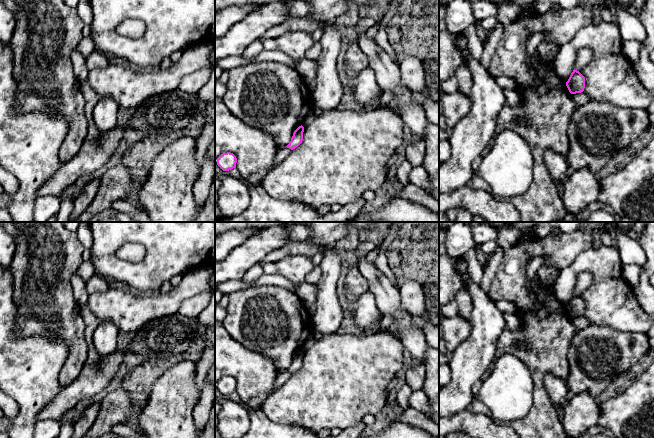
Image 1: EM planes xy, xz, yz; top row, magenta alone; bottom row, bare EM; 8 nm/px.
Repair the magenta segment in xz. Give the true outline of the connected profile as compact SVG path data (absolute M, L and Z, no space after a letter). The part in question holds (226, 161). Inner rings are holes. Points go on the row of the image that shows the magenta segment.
M230 152L223 153L217 158L217 165L223 171L229 171L233 168L236 168L236 163L237 163L236 156Z

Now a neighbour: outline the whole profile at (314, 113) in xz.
M313 108L313 110L311 112L309 112L305 119L302 122L302 126L305 128L307 126L309 126L312 121L319 115L320 111L316 108Z

